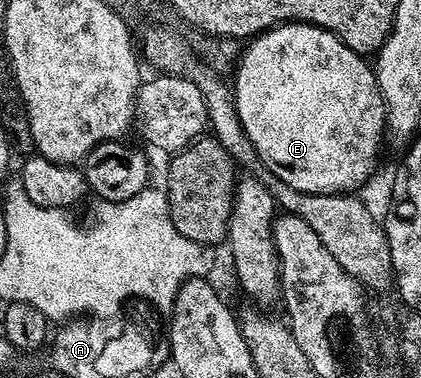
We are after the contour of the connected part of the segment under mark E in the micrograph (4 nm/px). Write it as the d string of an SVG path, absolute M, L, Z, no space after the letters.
M293 22L289 24L280 24L276 28L270 28L267 32L261 32L259 36L253 37L253 39L251 39L249 43L245 45L245 47L246 46L247 48L244 48L244 51L241 53L240 59L236 64L238 73L235 74L234 80L232 79L232 89L236 110L239 112L240 122L242 123L244 130L247 132L247 136L250 139L252 146L255 147L256 154L258 154L259 158L262 160L263 166L267 167L268 170L276 176L276 178L280 178L280 182L286 182L290 186L295 187L296 190L307 192L310 195L336 195L338 193L353 193L355 190L358 190L354 188L360 187L361 184L373 174L374 167L376 167L378 164L378 155L380 155L382 152L382 144L384 148L384 141L388 136L386 131L386 108L384 106L384 98L380 94L380 86L378 85L378 77L375 69L371 67L371 65L369 68L369 66L362 61L365 59L363 59L359 53L353 52L353 50L351 50L351 48L349 48L343 40L337 40L332 33L325 32L323 28L317 28L315 24L296 24Z

